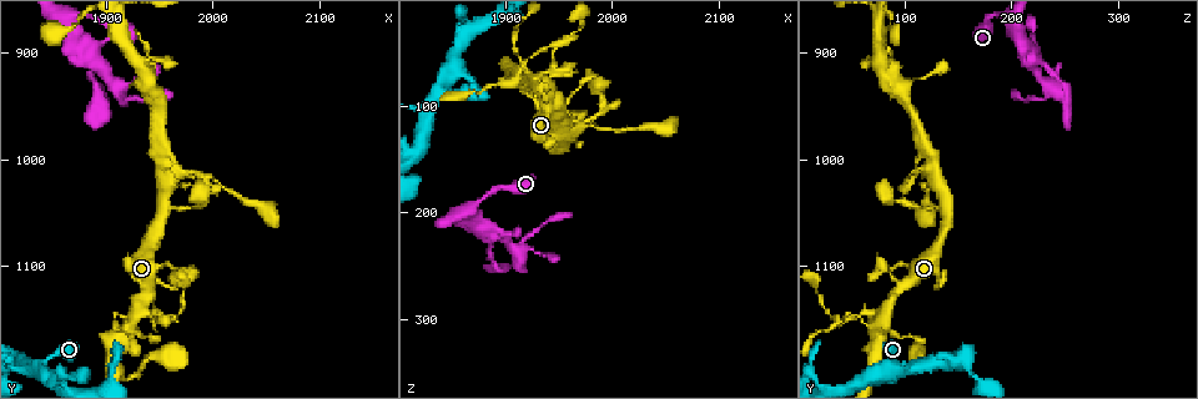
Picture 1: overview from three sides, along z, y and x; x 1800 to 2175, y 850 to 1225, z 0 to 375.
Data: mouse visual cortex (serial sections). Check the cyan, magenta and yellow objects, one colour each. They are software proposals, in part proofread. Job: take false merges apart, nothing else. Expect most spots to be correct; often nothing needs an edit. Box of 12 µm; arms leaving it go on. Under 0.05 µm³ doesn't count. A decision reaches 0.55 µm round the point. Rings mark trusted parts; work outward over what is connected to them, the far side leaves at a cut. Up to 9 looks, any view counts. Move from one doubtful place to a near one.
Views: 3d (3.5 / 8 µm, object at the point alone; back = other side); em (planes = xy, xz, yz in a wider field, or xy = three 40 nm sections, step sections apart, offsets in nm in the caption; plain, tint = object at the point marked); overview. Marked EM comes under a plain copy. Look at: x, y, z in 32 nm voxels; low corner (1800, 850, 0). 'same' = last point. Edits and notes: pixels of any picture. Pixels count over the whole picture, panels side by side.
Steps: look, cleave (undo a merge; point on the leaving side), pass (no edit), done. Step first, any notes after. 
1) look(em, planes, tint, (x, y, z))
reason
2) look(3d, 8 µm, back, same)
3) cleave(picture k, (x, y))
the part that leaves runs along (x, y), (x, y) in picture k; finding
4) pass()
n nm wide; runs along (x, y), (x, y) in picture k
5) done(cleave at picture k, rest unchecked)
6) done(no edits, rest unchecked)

look(3d, 3.5 µm, (1950, 1054, 140))
a fork

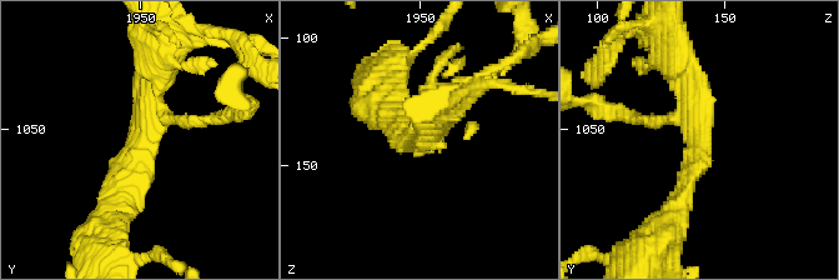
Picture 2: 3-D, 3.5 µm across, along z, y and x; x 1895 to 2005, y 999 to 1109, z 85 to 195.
look(em, planes, tint, (1952, 1051, 139))
3 arms; arms of 150, 300, 350 nm

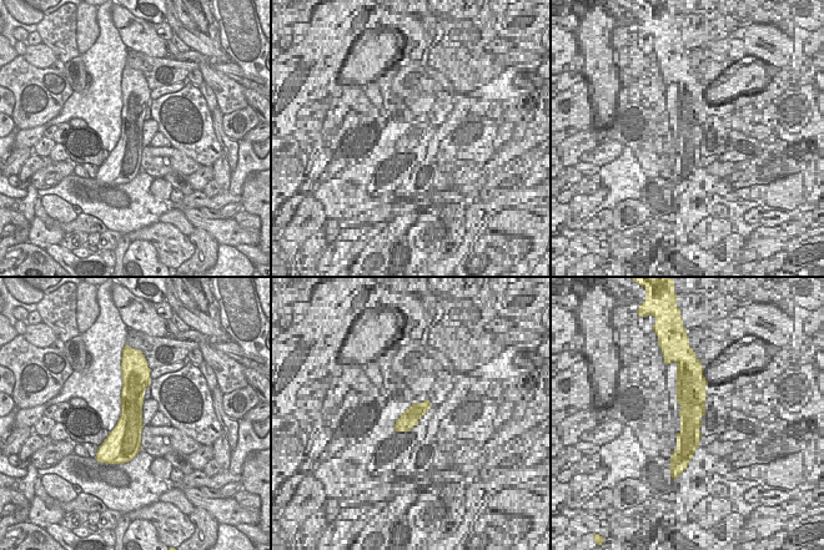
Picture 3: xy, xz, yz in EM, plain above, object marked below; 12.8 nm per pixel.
pass()
runs along (122, 206), (145, 134), (156, 56) in picture 2; continuous, no second cell

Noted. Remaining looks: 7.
look(3d, 3.5 µm, (1840, 1200, 78))

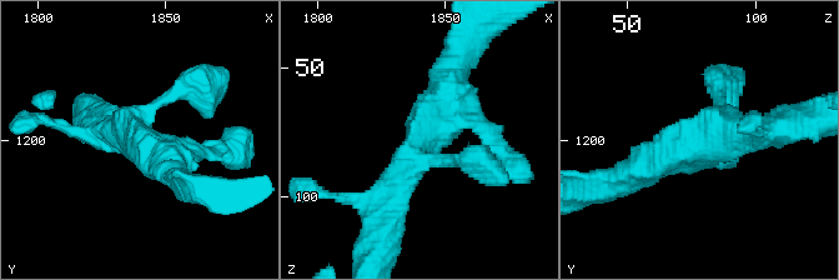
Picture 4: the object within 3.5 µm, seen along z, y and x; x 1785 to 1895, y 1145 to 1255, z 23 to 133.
pass()
arms of 150, 200, 400, 450 nm; runs along (722, 86), (693, 144), (632, 171) in picture 4; continuous, no second cell

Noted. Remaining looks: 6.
look(3d, 3.5 µm, back, (1930, 1140, 80))

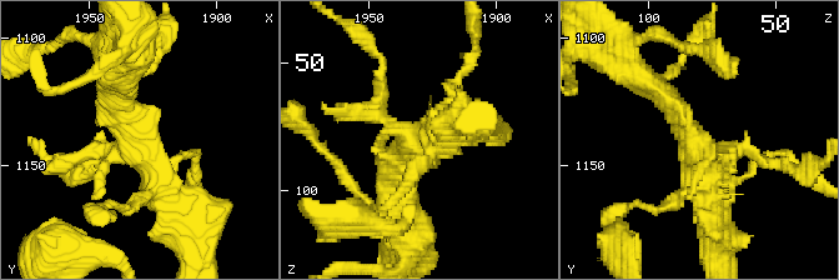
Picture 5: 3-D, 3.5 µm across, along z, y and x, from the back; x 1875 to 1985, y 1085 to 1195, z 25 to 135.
pass()
runs along (646, 79), (691, 136), (713, 213) in picture 5; one cell here

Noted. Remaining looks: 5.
look(3d, 3.5 µm, (1914, 934, 236))
sharp bend

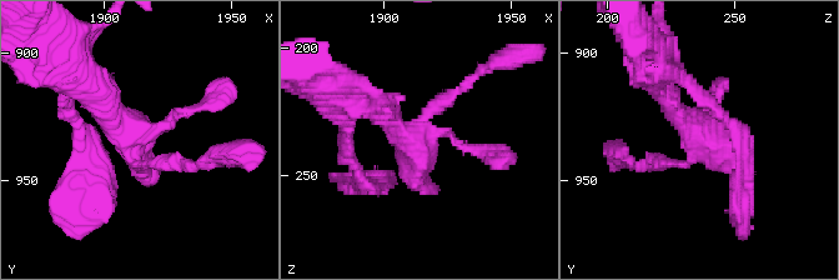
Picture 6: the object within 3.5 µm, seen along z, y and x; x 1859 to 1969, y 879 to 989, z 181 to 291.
look(em, xy, step 5, tint, (1911, 932, 236))

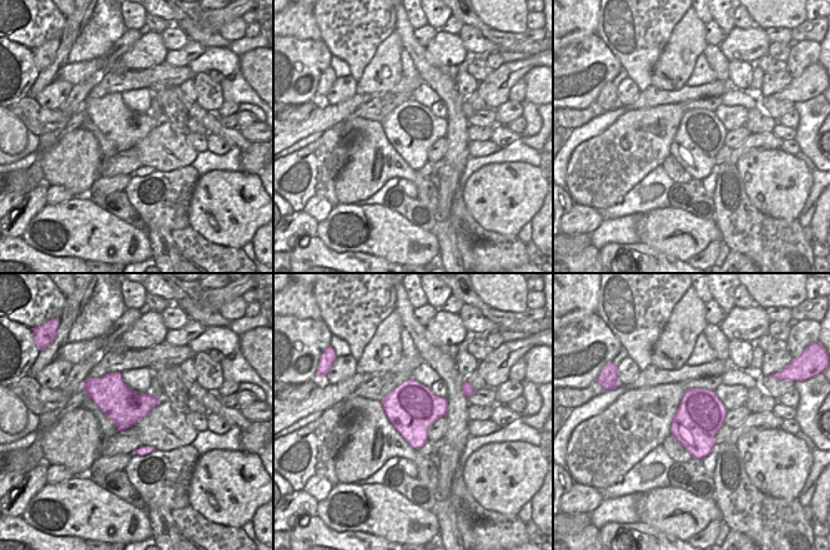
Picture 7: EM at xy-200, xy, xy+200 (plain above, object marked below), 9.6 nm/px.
pass()
runs along (656, 80), (684, 123), (749, 176) in picture 6; all the same cell

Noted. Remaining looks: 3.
done(no edits, rest unchecked)

